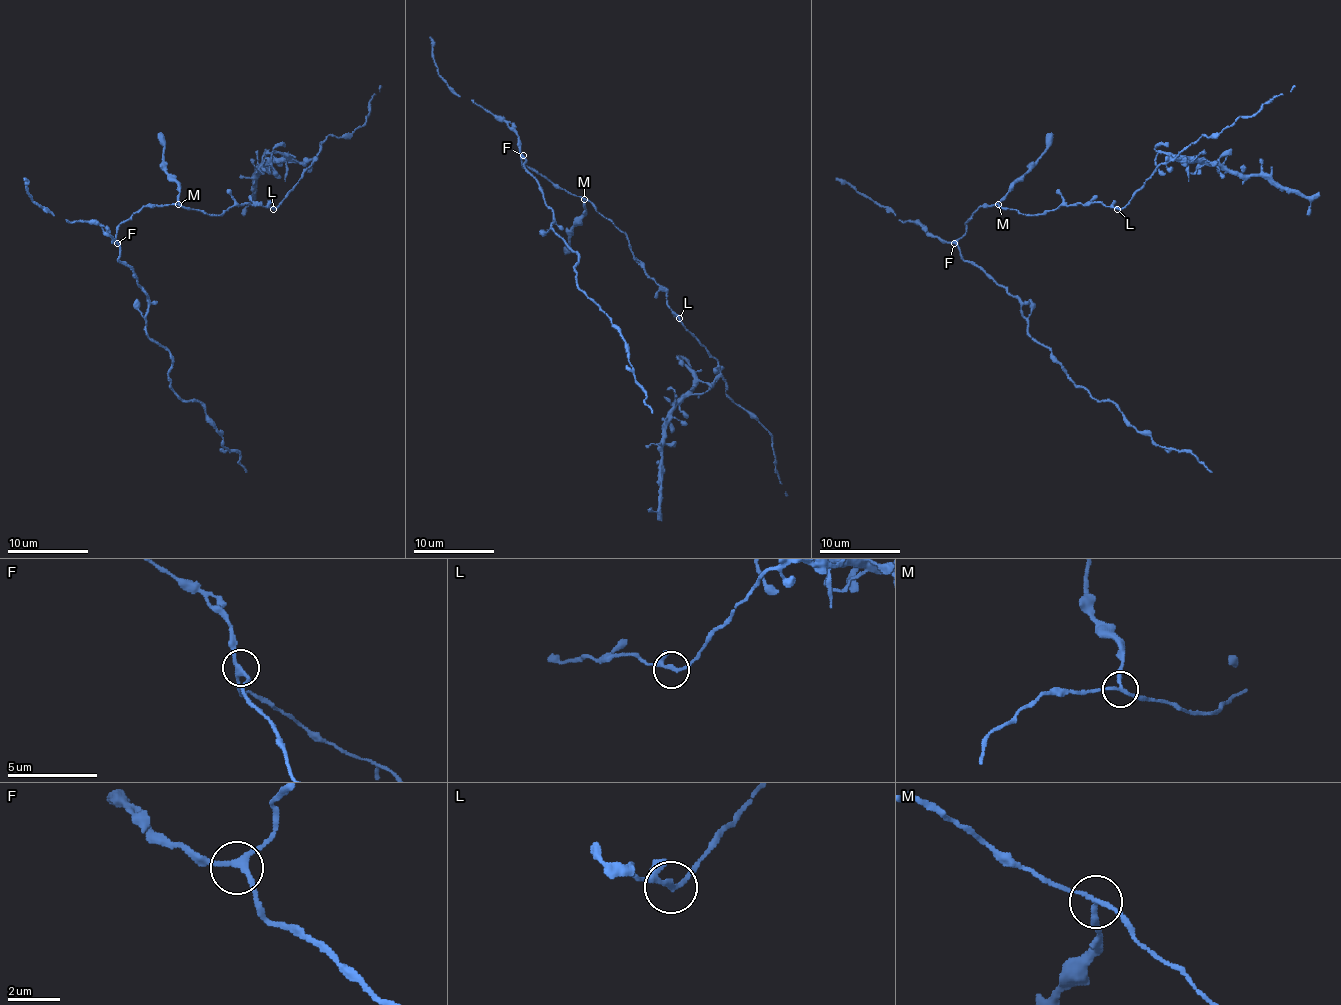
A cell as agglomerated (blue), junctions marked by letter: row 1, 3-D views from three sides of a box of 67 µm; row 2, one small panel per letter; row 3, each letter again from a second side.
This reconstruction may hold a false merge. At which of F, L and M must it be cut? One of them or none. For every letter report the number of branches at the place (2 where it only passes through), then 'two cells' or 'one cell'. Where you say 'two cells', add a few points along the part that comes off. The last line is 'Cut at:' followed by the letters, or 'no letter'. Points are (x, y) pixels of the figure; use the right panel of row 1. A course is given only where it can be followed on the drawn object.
F: 3 | one cell
L: 3 | one cell
M: 3 | two cells | (999, 205), (1045, 148), (1045, 138), (1052, 132)
Cut at: M

